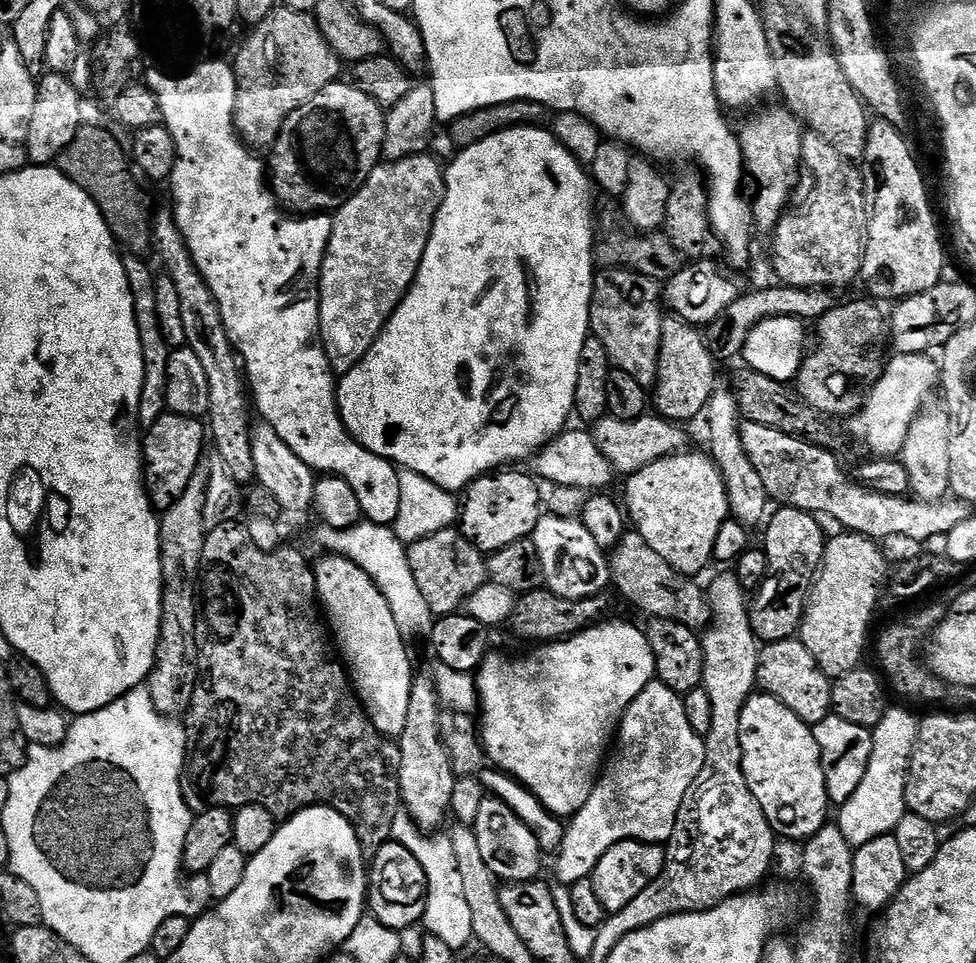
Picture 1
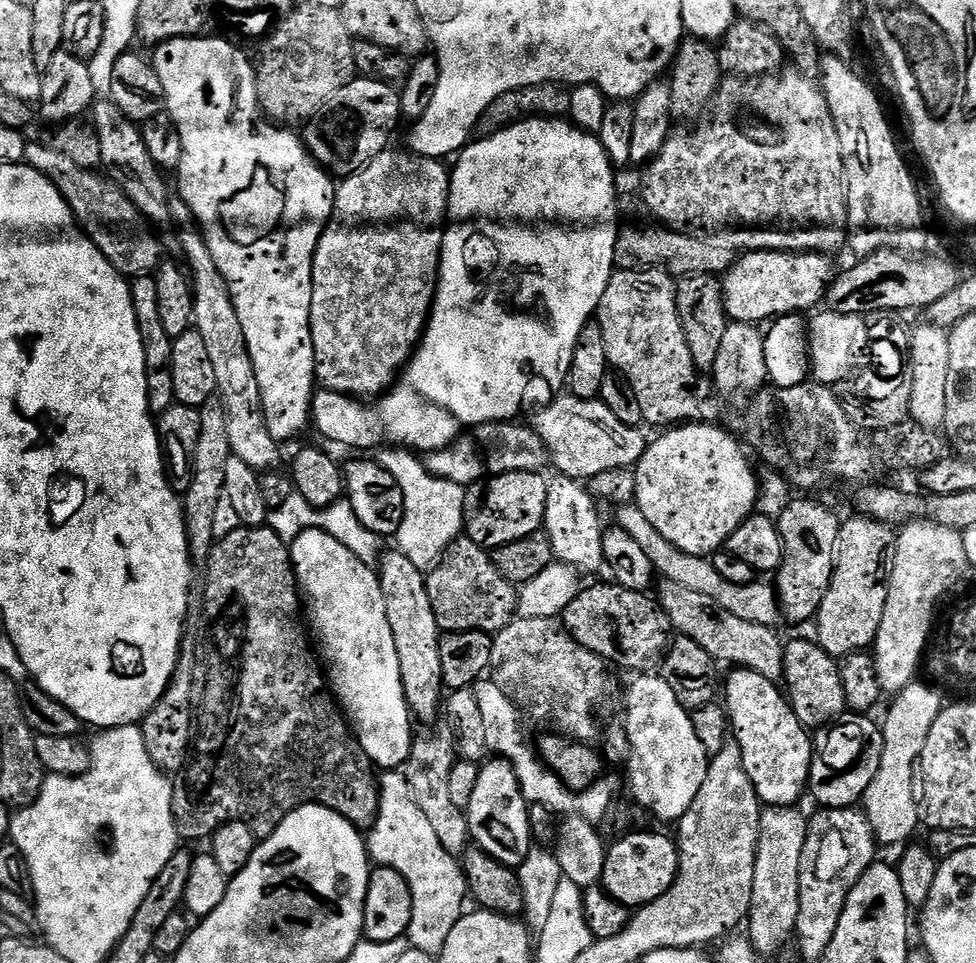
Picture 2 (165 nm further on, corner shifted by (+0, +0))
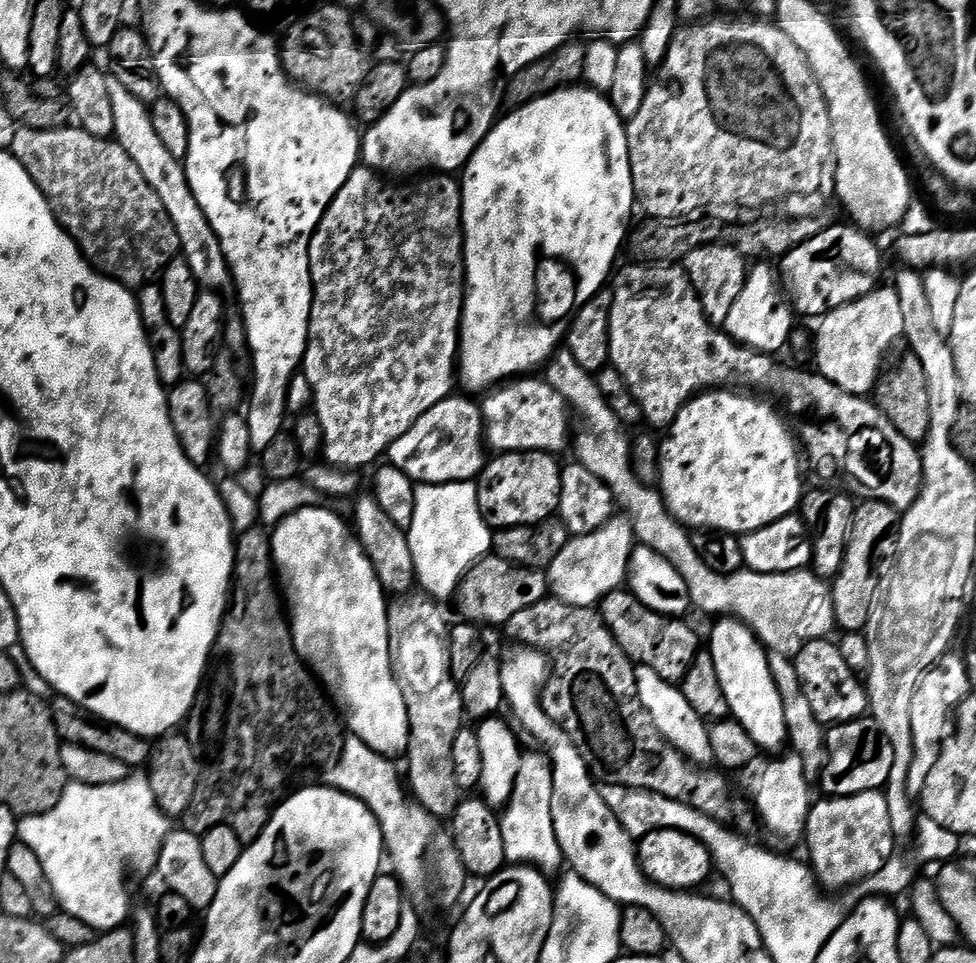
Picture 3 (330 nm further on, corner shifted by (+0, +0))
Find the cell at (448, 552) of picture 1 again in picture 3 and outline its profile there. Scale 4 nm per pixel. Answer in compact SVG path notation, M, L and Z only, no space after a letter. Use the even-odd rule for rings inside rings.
M489 554L464 575L460 589L456 591L454 604L460 607L465 621L481 626L498 624L504 626L514 614L526 607L542 602L549 595L547 575L534 568L522 568L511 564L501 556Z

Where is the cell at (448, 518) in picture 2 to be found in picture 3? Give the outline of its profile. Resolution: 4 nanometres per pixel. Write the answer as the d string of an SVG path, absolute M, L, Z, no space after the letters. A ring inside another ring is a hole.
M457 480L455 484L416 484L414 494L414 518L407 528L410 554L413 555L413 570L415 583L433 601L451 601L460 589L464 575L473 568L479 560L492 552L493 529L482 518L478 506L476 484L467 480Z

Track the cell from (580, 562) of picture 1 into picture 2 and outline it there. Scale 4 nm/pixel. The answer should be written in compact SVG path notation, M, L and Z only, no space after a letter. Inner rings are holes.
M553 475L548 480L548 497L543 531L548 533L552 555L561 564L569 564L581 573L596 572L605 567L604 541L605 525L600 525L600 512L597 501L579 480L568 476Z

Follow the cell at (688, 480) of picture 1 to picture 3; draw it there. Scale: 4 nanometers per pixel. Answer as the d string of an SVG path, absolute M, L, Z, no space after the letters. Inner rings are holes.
M740 390L701 392L689 400L688 405L676 415L675 422L667 425L668 437L659 441L658 492L663 507L689 529L743 534L791 516L801 507L806 487L800 477L802 452L798 441L790 428L788 432L784 425L785 417L779 411L776 413L767 399L755 400L752 396L755 395Z

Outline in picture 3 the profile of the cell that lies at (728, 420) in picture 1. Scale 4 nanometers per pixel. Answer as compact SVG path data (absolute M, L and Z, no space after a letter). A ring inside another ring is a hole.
M756 262L751 265L748 277L744 279L742 294L738 294L730 314L726 314L726 322L722 328L732 340L745 348L753 348L754 351L765 354L780 354L780 351L788 348L788 339L793 334L794 312L782 291L782 281L777 269L768 264L771 263Z

